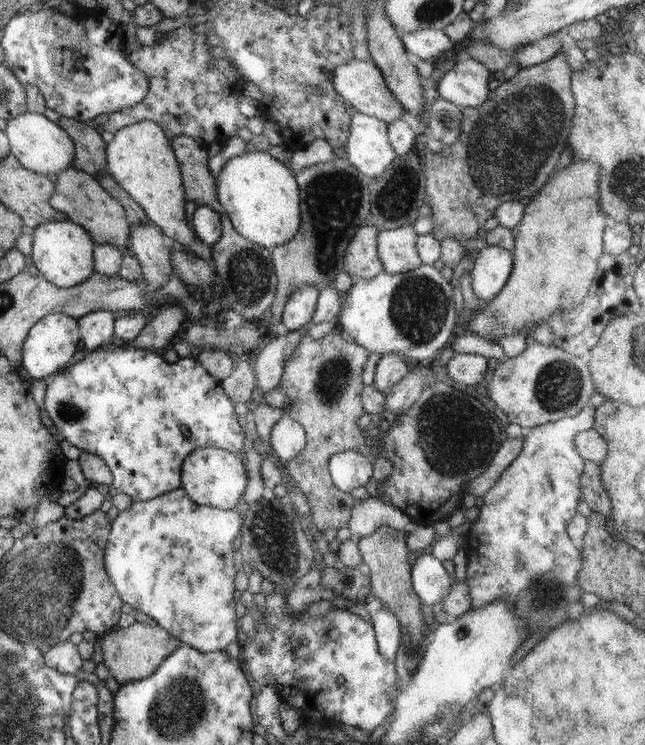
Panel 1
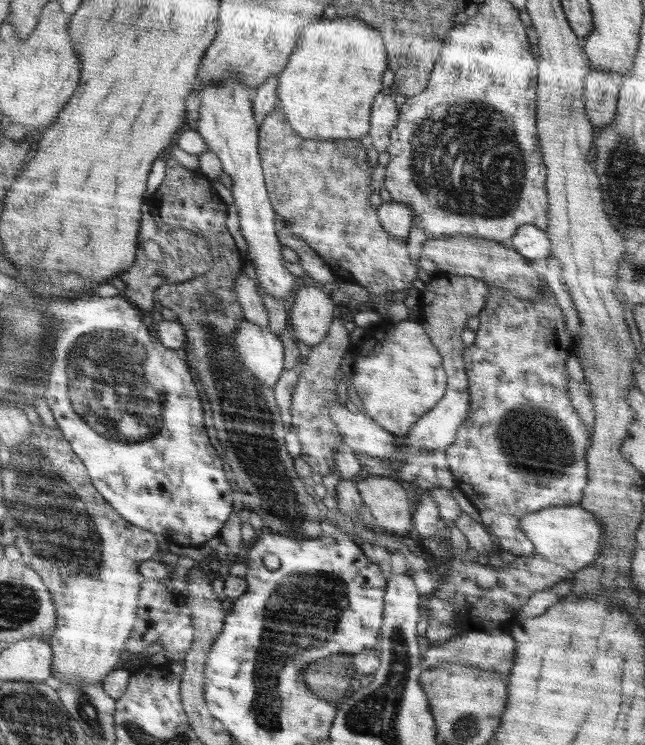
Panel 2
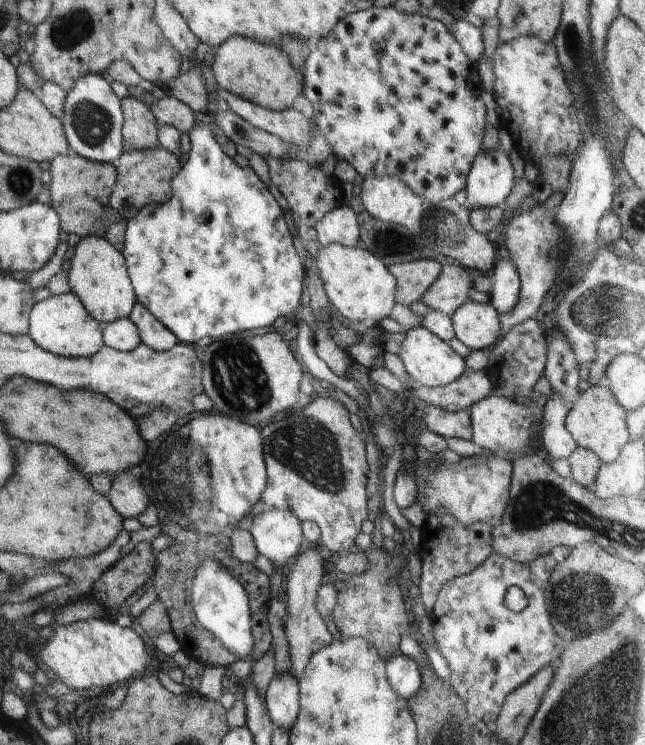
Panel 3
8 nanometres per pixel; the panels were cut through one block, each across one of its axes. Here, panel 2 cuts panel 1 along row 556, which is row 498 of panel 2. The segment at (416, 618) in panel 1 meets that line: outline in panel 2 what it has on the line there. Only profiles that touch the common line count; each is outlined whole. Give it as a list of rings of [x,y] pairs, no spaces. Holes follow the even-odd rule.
[[[370,475],[365,479],[356,478],[355,483],[357,484],[360,498],[362,498],[362,502],[370,508],[376,525],[393,536],[412,534],[413,515],[410,514],[408,492],[406,492],[405,488],[398,482],[398,480],[385,476]]]

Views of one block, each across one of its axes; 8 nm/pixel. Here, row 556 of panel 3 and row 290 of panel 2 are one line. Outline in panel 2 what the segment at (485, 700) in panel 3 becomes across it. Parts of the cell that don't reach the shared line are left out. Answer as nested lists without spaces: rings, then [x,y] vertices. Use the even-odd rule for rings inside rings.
[[[488,285],[489,297],[486,300],[486,306],[477,316],[480,318],[478,330],[475,331],[475,341],[470,347],[463,350],[463,361],[465,373],[468,377],[468,390],[470,395],[470,410],[464,424],[458,429],[454,442],[444,449],[449,469],[453,474],[454,484],[463,493],[464,496],[474,505],[482,517],[483,526],[492,533],[492,538],[497,541],[497,548],[501,551],[507,551],[519,557],[525,554],[534,554],[532,542],[526,538],[520,531],[520,520],[528,514],[538,512],[550,507],[572,506],[580,503],[583,496],[583,490],[587,483],[587,449],[591,444],[592,430],[583,423],[582,417],[577,414],[575,408],[570,402],[567,386],[569,376],[566,371],[566,358],[575,352],[573,340],[566,334],[565,316],[562,310],[556,304],[553,290],[548,286],[543,288],[543,293],[537,296],[538,300],[526,302],[518,300],[515,296],[499,289],[497,286]]]

